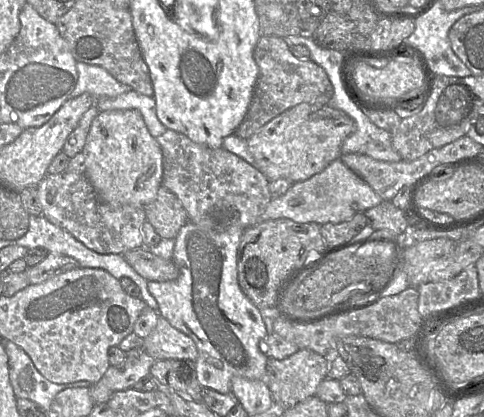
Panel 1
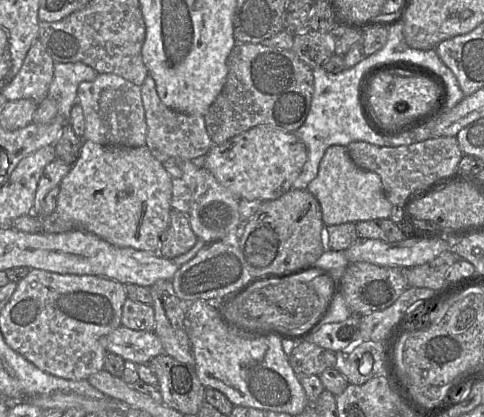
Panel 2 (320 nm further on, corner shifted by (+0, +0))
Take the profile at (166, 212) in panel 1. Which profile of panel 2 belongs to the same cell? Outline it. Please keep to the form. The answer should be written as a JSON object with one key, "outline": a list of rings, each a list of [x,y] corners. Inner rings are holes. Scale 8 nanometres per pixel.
{"outline":[[[171,209],[170,223],[161,236],[158,254],[173,259],[188,252],[196,244],[197,239],[185,215],[176,209]]]}

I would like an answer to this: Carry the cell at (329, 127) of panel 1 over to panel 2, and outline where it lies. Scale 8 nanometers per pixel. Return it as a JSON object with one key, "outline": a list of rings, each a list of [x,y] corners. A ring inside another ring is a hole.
{"outline":[[[258,125],[221,145],[212,145],[204,168],[239,200],[276,200],[289,191],[302,172],[308,152],[294,132],[272,125]]]}

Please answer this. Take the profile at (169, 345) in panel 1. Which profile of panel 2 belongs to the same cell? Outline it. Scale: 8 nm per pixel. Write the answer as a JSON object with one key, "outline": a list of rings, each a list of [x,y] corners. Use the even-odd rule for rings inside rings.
{"outline":[[[124,326],[103,336],[100,343],[107,353],[116,354],[136,364],[148,364],[154,357],[164,353],[155,332],[135,331]]]}

